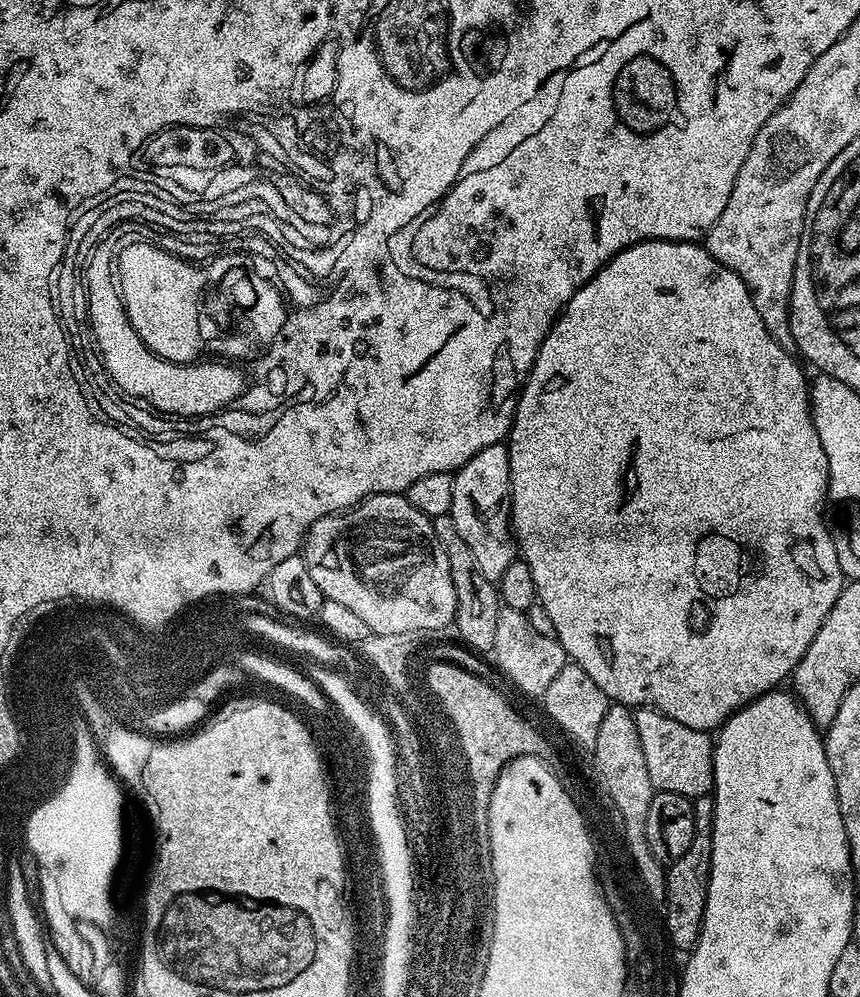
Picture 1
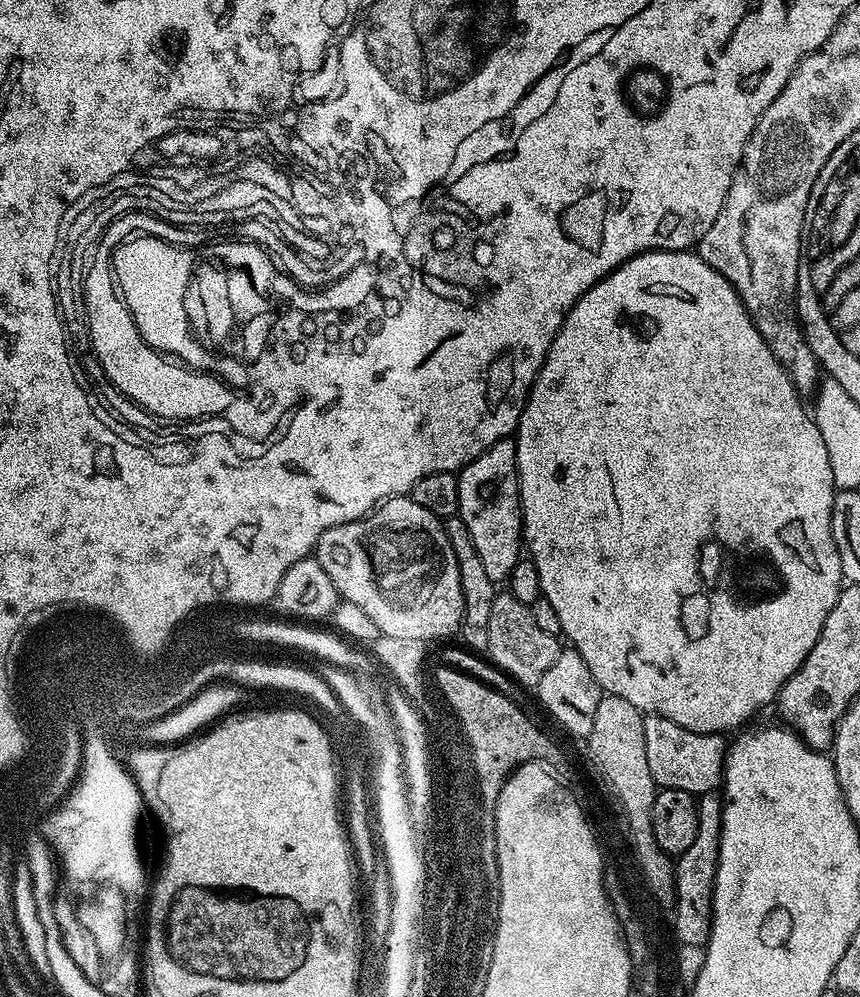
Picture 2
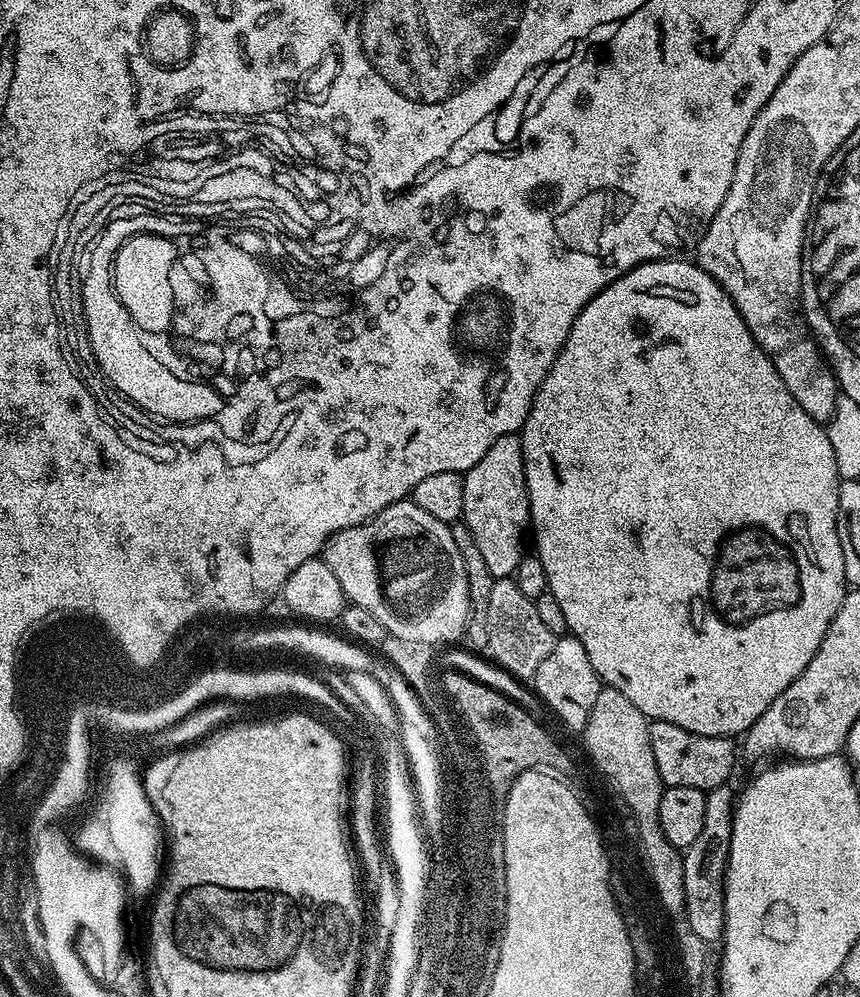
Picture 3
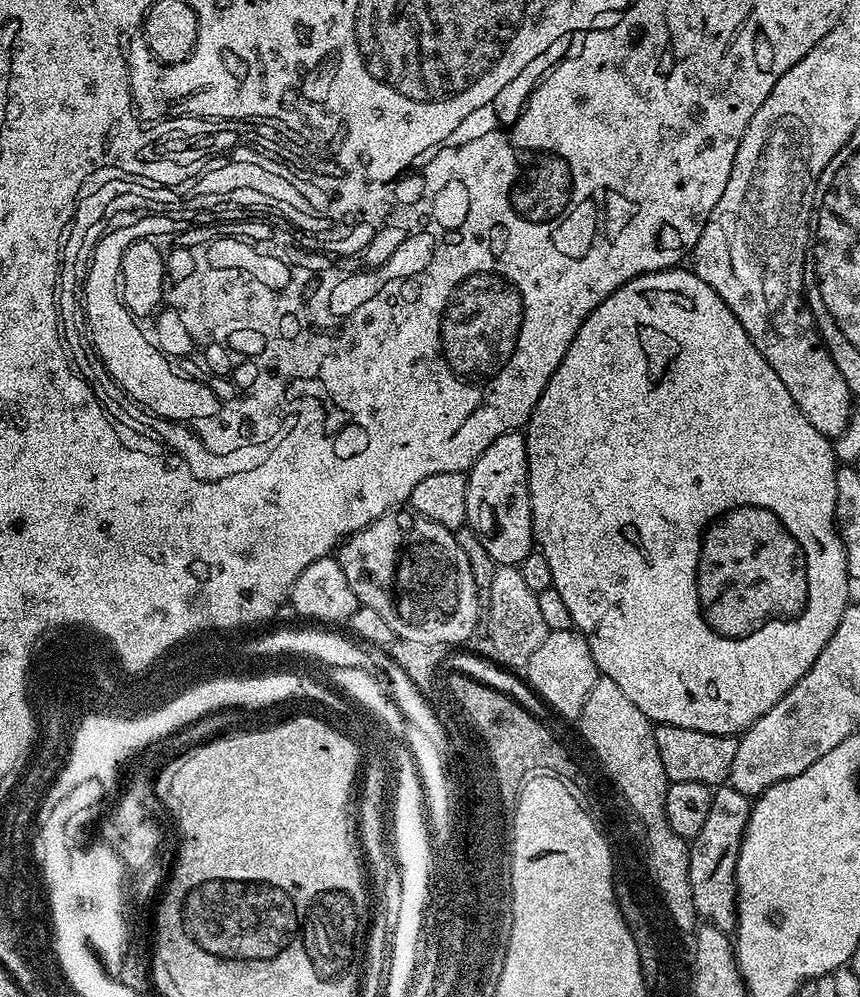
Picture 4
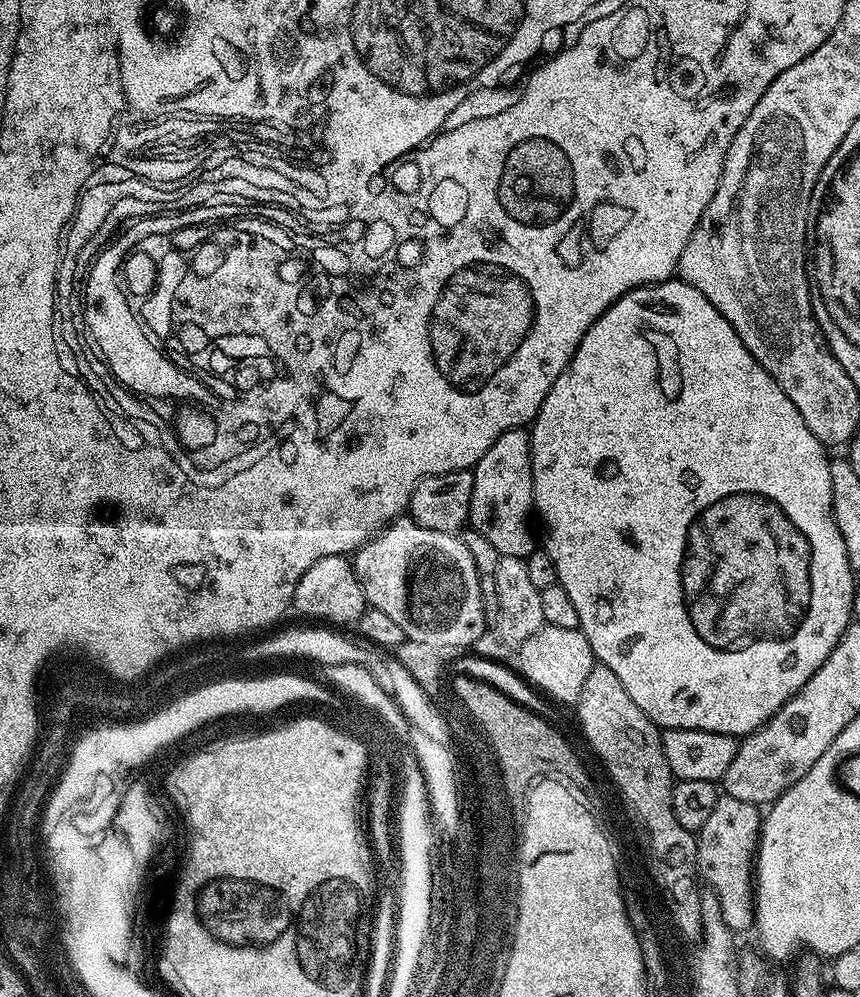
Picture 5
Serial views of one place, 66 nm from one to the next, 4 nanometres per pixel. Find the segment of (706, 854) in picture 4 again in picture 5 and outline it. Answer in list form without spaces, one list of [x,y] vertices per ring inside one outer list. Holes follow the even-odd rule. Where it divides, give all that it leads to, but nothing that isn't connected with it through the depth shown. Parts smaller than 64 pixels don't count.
[[[721,794],[710,819],[696,838],[696,863],[698,872],[705,881],[709,880],[711,891],[718,894],[722,906],[722,918],[733,933],[741,934],[753,927],[756,918],[754,899],[754,865],[756,848],[760,844],[762,812],[757,805],[741,802]]]

